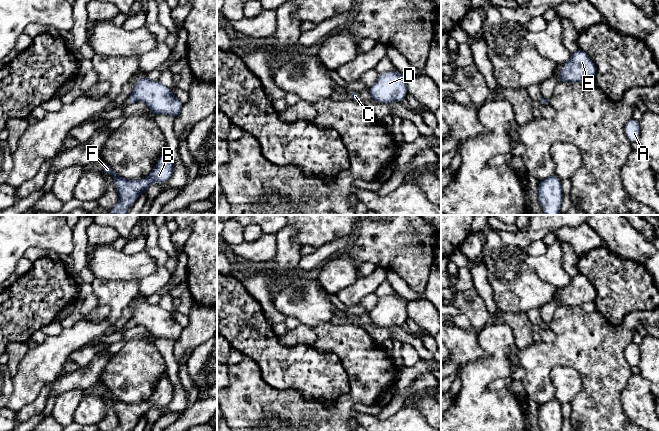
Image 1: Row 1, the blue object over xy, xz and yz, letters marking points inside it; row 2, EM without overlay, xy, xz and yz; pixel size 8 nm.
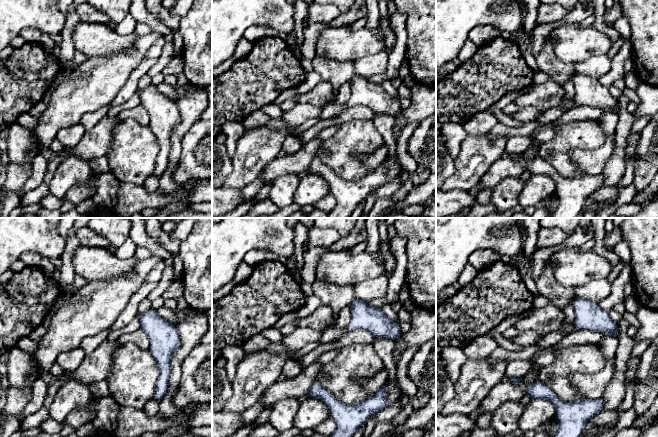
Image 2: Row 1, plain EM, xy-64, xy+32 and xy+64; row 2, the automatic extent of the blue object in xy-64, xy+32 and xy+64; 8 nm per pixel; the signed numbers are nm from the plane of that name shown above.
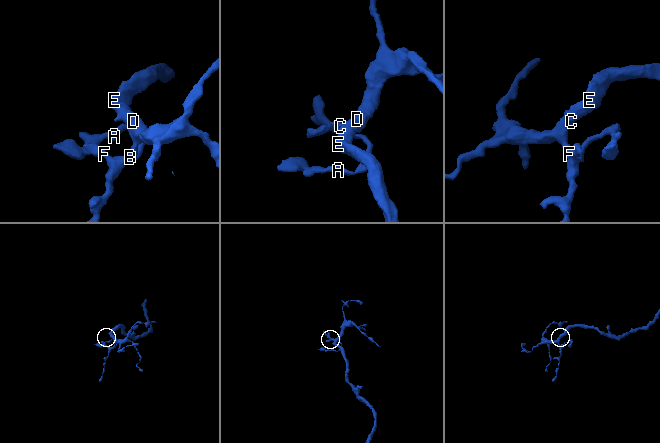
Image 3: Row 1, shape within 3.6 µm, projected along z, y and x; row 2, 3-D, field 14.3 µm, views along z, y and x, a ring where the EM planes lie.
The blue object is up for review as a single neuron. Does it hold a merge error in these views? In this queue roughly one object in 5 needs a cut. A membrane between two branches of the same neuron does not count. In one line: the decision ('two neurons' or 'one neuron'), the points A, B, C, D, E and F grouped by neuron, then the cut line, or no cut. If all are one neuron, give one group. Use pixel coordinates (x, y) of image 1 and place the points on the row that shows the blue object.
one neuron; groups A B C D E F; cut none

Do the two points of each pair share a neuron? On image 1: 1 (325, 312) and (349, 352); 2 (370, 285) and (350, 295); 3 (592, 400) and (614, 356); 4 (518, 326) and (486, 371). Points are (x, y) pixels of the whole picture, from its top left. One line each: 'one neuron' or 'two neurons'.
1: two neurons
2: one neuron
3: one neuron
4: two neurons

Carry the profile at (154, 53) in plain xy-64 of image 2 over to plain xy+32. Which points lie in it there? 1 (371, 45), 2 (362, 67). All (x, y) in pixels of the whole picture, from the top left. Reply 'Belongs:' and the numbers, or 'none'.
Belongs: 2

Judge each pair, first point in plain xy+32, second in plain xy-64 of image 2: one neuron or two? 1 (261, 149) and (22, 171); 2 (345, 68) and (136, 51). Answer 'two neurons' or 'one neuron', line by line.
1: one neuron
2: one neuron

